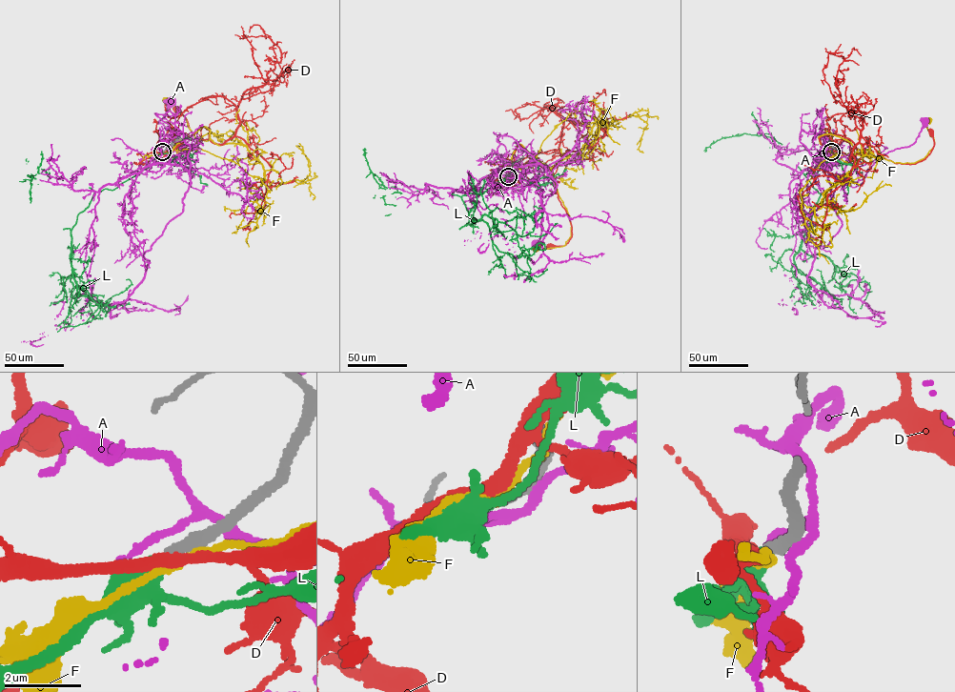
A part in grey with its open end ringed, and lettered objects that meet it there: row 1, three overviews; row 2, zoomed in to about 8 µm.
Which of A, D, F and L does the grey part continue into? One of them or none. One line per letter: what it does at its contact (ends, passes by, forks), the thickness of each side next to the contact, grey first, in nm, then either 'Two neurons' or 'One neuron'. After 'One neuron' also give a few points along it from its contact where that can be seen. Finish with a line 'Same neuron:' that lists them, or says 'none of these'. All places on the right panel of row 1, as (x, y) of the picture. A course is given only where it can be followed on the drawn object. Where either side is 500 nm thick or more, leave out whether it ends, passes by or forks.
A: It forks there. Thickness 280 nm (grey) against 190 nm. Two neurons
D: It passes by. Thickness 280 nm (grey) against 360 nm. Two neurons
F: It passes by. Thickness 320 nm (grey) against 200 nm. Two neurons
L: It ends there. Thickness 280 nm (grey) against 300 nm. One neuron. Its course: (831, 152), (814, 175), (803, 173), (821, 194), (801, 248), (844, 272), (840, 286), (867, 283), (861, 308)
Same neuron: L

